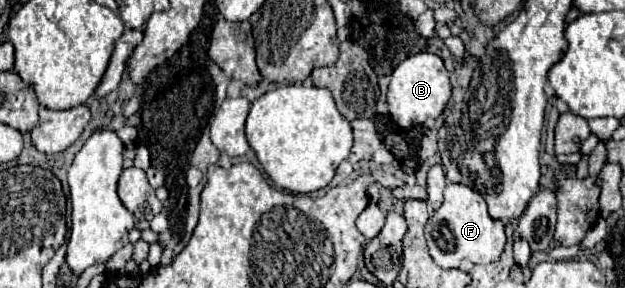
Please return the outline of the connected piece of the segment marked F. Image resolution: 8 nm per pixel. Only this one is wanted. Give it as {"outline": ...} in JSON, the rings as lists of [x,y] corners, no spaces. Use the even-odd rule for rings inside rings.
{"outline":[[[448,183],[444,203],[432,213],[426,223],[426,241],[432,259],[444,269],[460,269],[462,265],[488,265],[496,263],[506,245],[504,223],[488,215],[486,203],[480,193],[466,185]]]}

